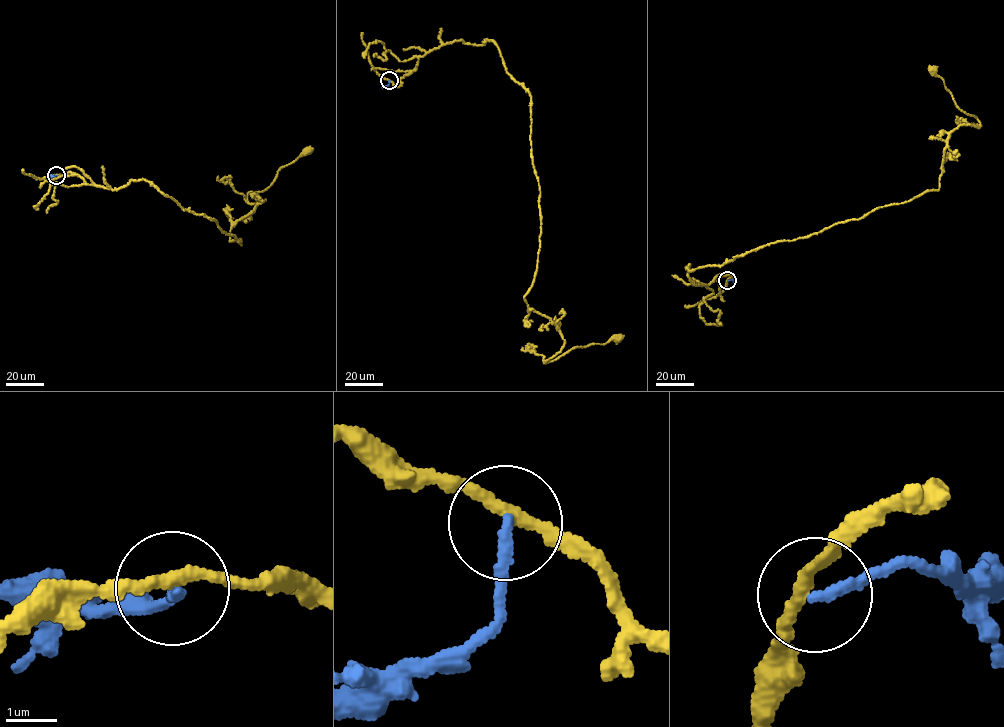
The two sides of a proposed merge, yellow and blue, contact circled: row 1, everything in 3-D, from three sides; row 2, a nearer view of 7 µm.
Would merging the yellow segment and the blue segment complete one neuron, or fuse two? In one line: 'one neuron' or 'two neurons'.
two neurons

